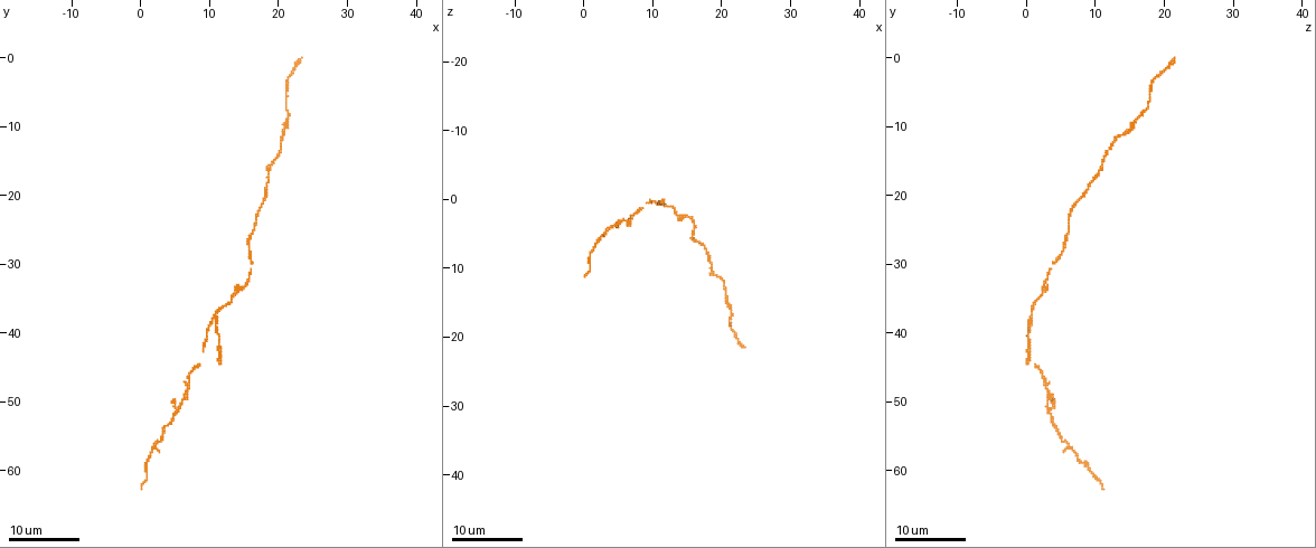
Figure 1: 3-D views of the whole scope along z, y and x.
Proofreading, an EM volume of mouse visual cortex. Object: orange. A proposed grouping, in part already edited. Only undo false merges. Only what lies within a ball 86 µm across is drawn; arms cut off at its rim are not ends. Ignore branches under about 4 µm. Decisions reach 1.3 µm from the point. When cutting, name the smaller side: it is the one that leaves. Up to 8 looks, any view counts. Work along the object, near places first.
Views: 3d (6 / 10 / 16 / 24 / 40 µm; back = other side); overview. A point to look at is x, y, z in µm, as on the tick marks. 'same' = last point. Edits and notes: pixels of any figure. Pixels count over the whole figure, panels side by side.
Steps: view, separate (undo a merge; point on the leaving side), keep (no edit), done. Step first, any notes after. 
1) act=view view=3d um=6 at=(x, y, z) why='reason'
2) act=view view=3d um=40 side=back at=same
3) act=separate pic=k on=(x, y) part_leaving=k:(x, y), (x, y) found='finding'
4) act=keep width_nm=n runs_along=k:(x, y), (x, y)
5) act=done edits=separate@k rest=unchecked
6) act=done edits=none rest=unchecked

act=view view=3d um=16 at=(15.0, 33.5, 2.0) why='sudden change in width'

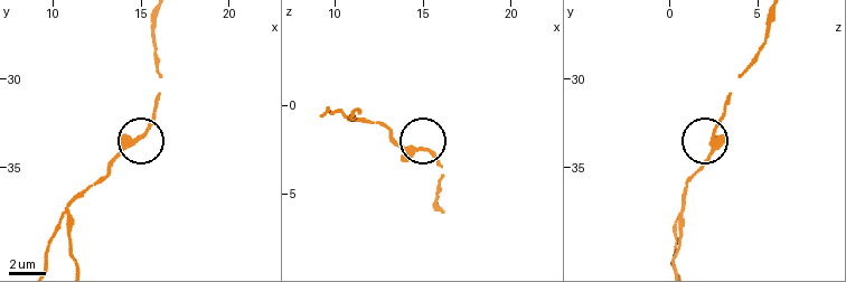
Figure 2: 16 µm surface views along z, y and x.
act=view view=3d um=6 at=(15.2, 33.2, 2.5)

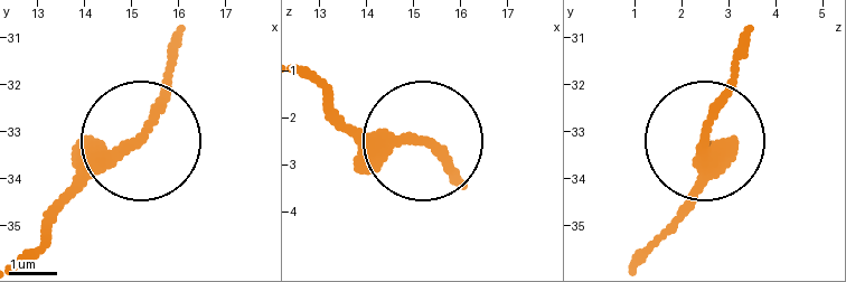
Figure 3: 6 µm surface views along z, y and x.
act=keep runs_along=3:(732, 76), (687, 213) found='all the same cell'

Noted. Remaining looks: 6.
act=view view=3d um=16 at=(7.0, 48.0, 2.5) why='narrows sharply'

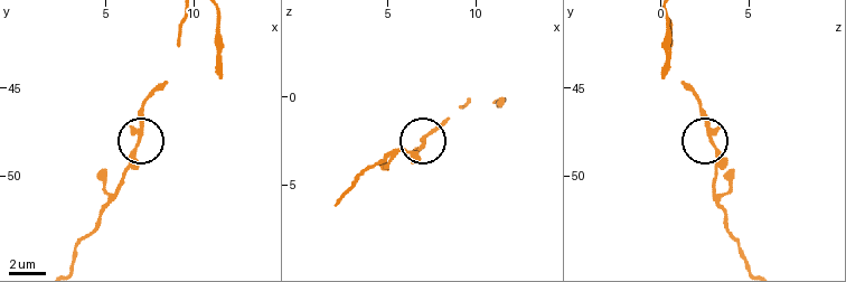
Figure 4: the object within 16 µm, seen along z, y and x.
act=view view=3d um=6 at=(6.8, 48.0, 2.9) why='closer look'

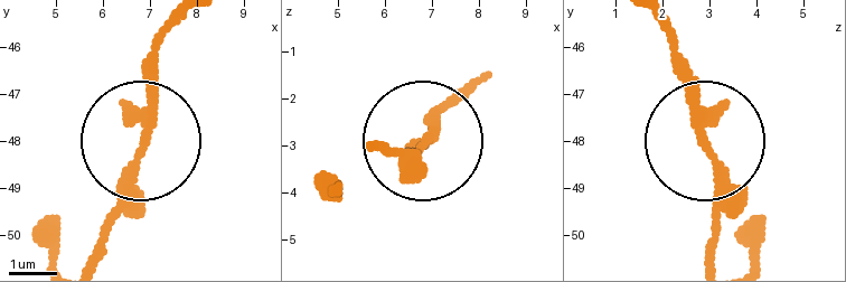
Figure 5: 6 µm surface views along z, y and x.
act=keep width_nm=170 runs_along=5:(660, 26), (713, 170), (713, 255) found='one cell here'

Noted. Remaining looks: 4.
act=view view=3d um=24 at=(11.0, 38.0, 0.5) why='side arm on a straight run'

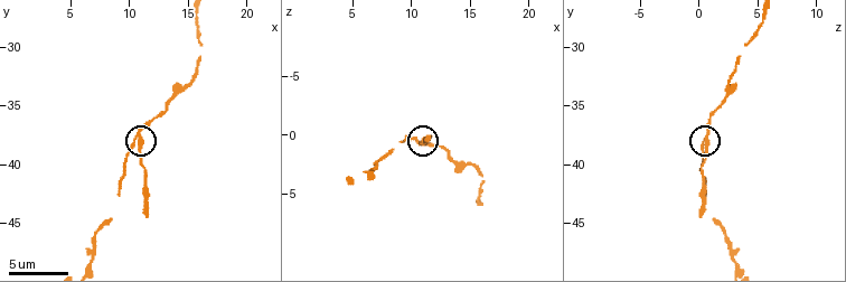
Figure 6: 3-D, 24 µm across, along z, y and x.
act=view view=3d um=10 at=(10.8, 38.0, 0.4)

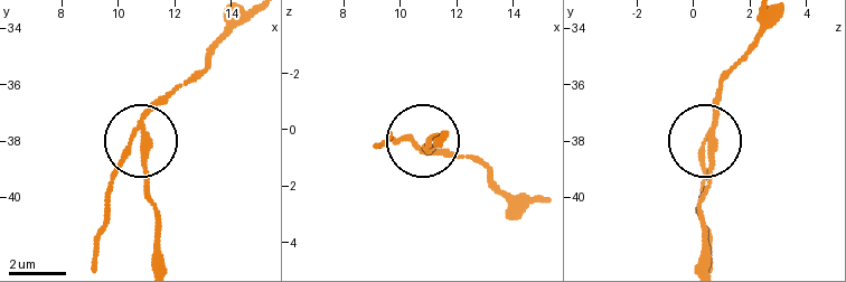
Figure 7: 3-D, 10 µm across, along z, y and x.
act=view view=3d um=10 side=back at=(10.8, 37.9, 0.6) why='from behind'

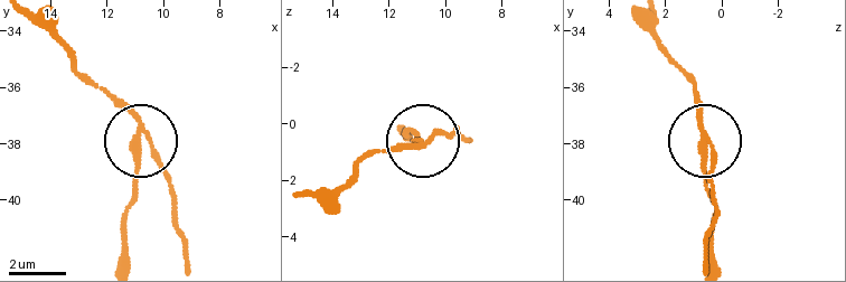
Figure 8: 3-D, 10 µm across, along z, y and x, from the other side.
act=separate pic=8 on=(133, 178) arms=3 part_leaving=8:(138, 135), (124, 213), (124, 263) found='two cells meet here'

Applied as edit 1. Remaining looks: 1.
act=done edits=separate@8 rest=unchecked

